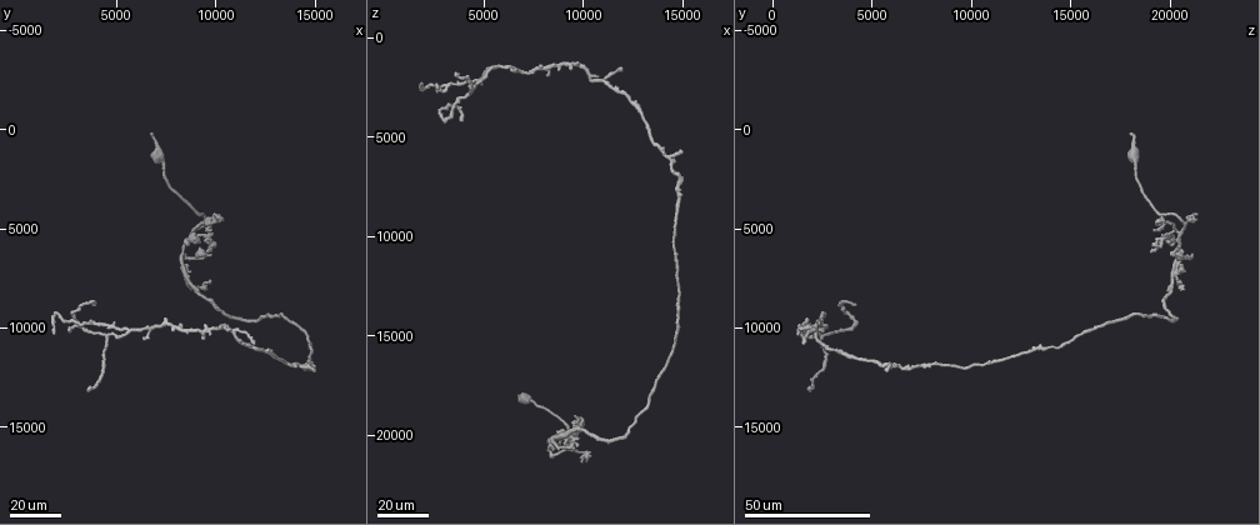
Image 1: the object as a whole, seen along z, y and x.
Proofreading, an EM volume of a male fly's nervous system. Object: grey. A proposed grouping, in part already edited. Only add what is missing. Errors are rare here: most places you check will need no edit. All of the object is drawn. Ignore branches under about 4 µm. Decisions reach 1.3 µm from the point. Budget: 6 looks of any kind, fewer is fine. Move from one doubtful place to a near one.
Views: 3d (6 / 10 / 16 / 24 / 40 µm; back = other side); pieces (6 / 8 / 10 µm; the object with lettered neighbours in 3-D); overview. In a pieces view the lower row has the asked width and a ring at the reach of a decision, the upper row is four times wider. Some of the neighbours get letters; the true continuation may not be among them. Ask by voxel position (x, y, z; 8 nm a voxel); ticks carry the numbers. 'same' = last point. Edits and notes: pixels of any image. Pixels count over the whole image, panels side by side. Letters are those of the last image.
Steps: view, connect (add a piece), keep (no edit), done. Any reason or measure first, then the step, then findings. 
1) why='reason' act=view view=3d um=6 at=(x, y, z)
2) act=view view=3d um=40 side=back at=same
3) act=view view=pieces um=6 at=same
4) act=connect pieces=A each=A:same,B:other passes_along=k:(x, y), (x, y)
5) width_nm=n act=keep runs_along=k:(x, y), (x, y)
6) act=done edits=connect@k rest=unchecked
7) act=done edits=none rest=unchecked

why='an open end' act=view view=3d um=24 at=(4800, 9600, 2300)

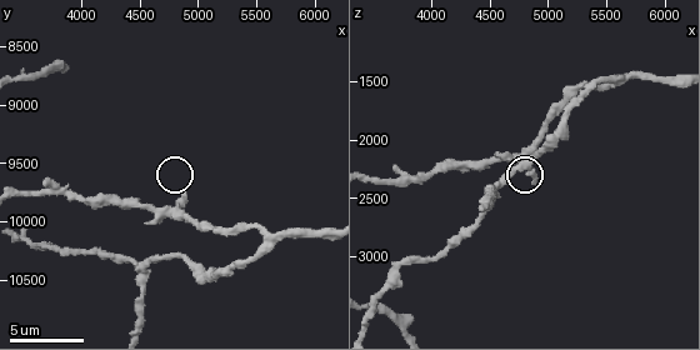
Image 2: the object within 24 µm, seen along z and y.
act=view view=pieces um=8 at=(4860, 9720, 2380)

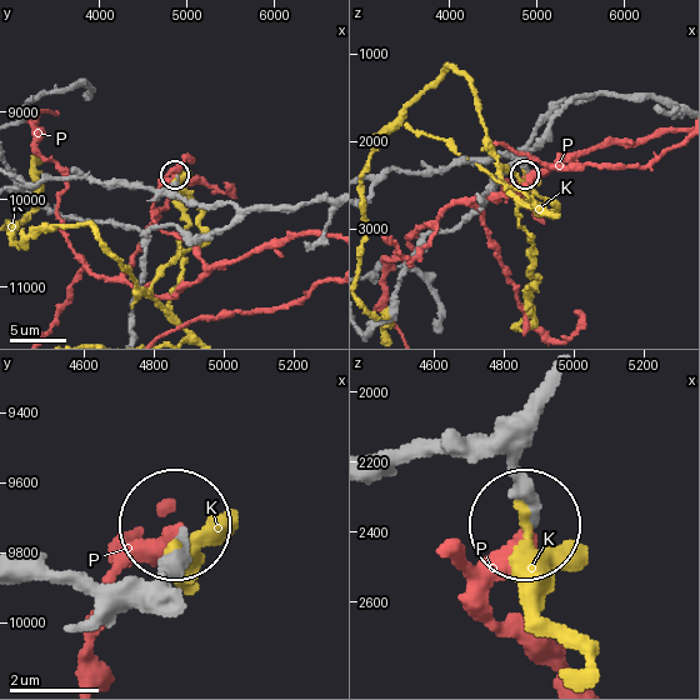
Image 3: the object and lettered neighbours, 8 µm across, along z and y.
act=keep each=K:other,P:other found='no lettered piece goes on from it'

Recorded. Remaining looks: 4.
why='an open end' act=view view=3d um=24 at=(8100, 9700, 2000)

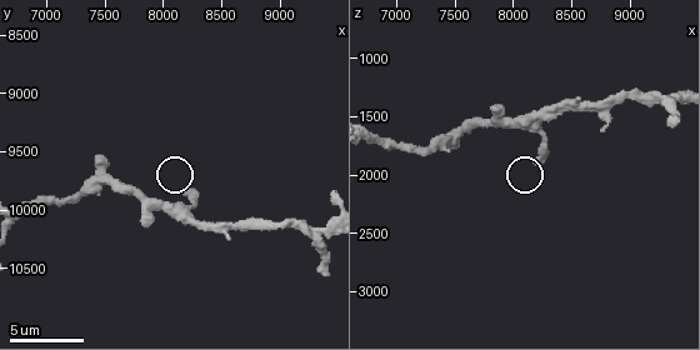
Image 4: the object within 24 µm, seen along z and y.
why='closer look' act=view view=3d um=10 at=(8200, 9840, 1880)

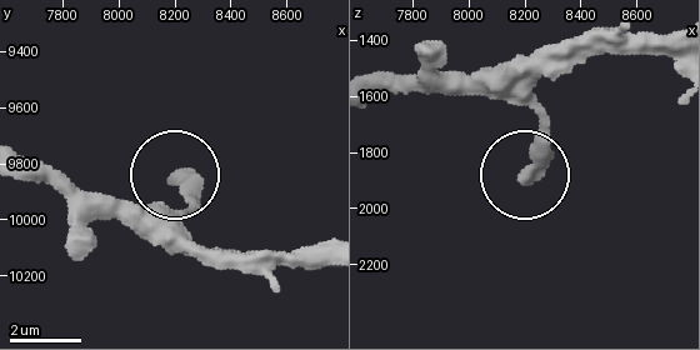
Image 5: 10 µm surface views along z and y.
act=view view=pieces um=8 at=(8210, 9840, 1900)

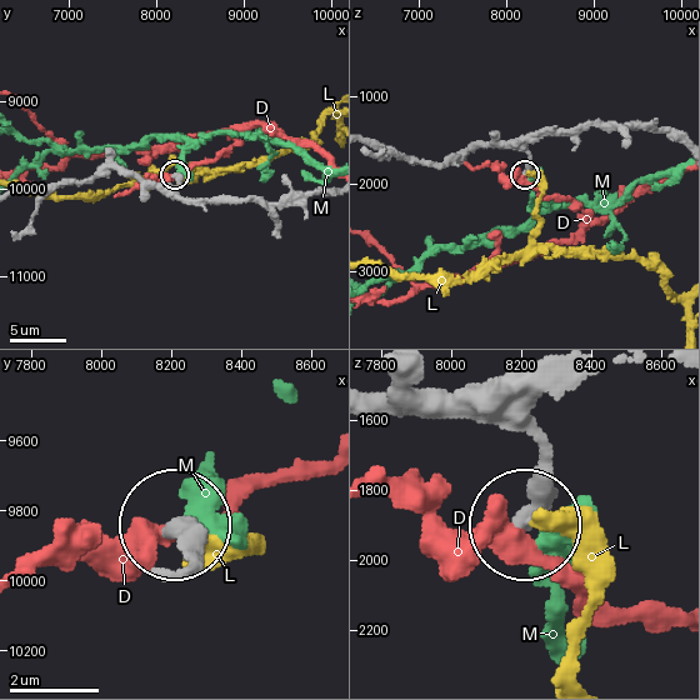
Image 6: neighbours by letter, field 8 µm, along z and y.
act=keep each=D:other,L:other,M:other runs_along=6:(543, 398), (543, 488), (524, 518) found='no lettered piece goes on from it'

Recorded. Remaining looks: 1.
act=done edits=none rest=unchecked

